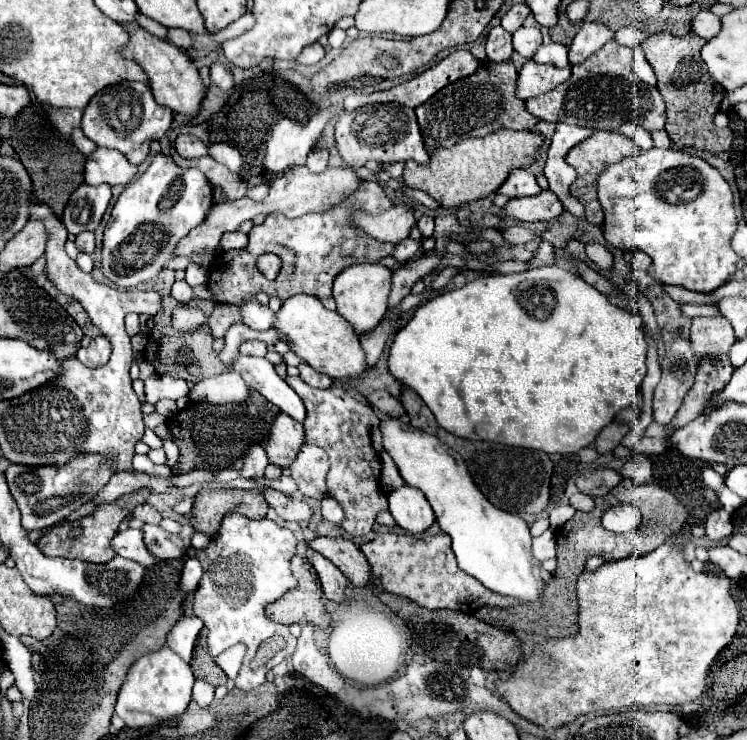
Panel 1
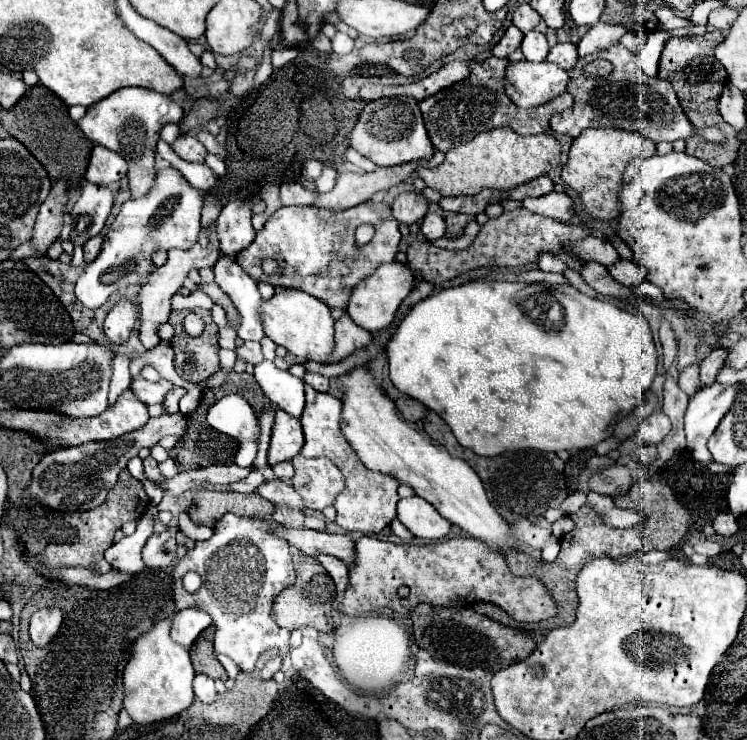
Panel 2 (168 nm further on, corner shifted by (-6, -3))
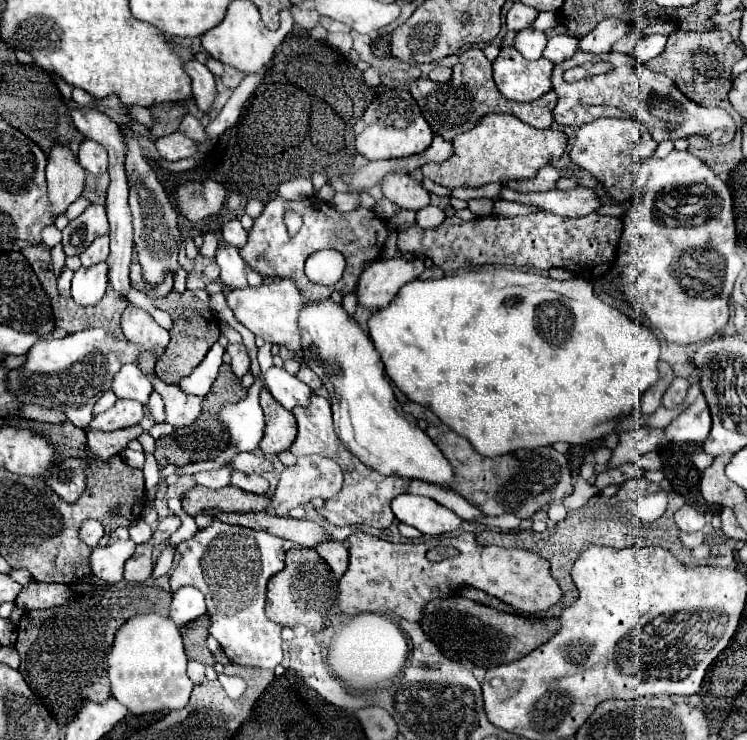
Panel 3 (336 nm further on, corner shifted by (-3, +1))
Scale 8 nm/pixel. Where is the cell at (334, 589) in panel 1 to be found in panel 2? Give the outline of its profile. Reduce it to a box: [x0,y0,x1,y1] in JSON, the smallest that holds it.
[318,555,348,593]

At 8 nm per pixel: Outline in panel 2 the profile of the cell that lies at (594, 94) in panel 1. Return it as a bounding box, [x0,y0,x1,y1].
[550,43,726,143]

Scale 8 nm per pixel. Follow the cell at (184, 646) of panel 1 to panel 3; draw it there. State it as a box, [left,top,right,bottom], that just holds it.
[169,587,207,627]

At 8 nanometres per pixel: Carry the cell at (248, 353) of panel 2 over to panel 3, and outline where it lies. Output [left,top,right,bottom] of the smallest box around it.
[227,343,249,377]

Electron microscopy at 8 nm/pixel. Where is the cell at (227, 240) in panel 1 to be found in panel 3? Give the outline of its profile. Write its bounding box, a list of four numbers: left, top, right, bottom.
[221,219,247,247]

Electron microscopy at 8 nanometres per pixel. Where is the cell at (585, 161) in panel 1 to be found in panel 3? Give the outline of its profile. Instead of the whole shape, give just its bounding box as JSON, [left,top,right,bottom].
[569,119,657,203]

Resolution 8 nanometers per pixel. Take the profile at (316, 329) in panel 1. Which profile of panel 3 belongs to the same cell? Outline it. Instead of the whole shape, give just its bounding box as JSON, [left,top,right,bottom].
[227,279,307,351]

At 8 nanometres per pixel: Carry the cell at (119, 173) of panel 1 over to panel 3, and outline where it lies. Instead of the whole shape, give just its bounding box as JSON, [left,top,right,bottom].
[77,141,109,175]

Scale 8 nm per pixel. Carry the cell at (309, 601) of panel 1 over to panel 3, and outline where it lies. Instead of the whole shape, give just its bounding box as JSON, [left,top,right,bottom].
[267,547,337,631]

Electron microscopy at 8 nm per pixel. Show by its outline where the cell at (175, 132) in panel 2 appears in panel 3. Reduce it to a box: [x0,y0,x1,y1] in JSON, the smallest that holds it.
[131,105,155,128]

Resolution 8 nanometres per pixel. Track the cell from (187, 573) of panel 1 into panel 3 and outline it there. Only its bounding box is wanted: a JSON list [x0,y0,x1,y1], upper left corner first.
[109,613,193,715]

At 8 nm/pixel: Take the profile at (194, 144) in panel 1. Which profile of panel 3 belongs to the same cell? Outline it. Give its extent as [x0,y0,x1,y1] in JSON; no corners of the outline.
[155,133,197,161]

